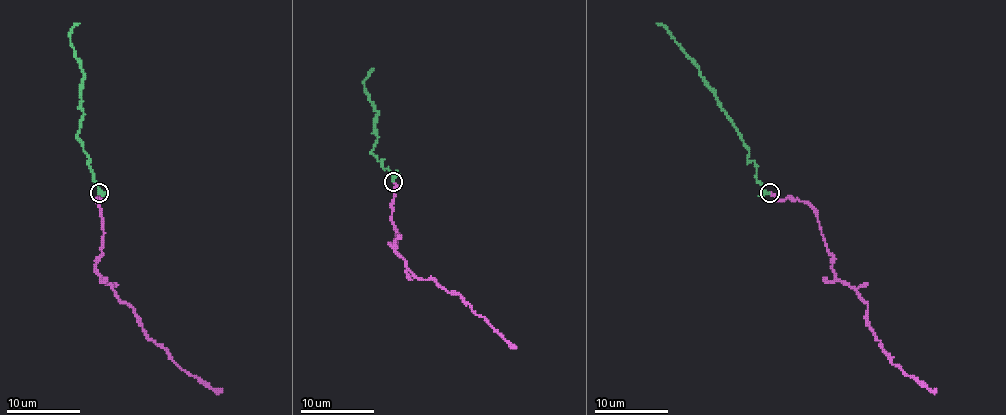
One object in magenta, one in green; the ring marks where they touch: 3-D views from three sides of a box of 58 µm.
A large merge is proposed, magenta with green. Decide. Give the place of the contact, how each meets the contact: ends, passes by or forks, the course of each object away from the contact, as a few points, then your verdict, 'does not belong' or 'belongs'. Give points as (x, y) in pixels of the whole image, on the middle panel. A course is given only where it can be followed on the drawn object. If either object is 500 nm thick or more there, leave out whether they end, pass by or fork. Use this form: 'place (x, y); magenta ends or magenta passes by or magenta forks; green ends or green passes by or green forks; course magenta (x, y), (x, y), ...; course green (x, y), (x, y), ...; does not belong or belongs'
place (393, 182); magenta ends; green passes by; course magenta (394, 183), (392, 216), (397, 237), (394, 246), (390, 244), (405, 265), (423, 279), (457, 292), (516, 348); course green (394, 181), (382, 159), (379, 161), (371, 153), (377, 138), (377, 112), (364, 87), (364, 79), (373, 68); belongs

